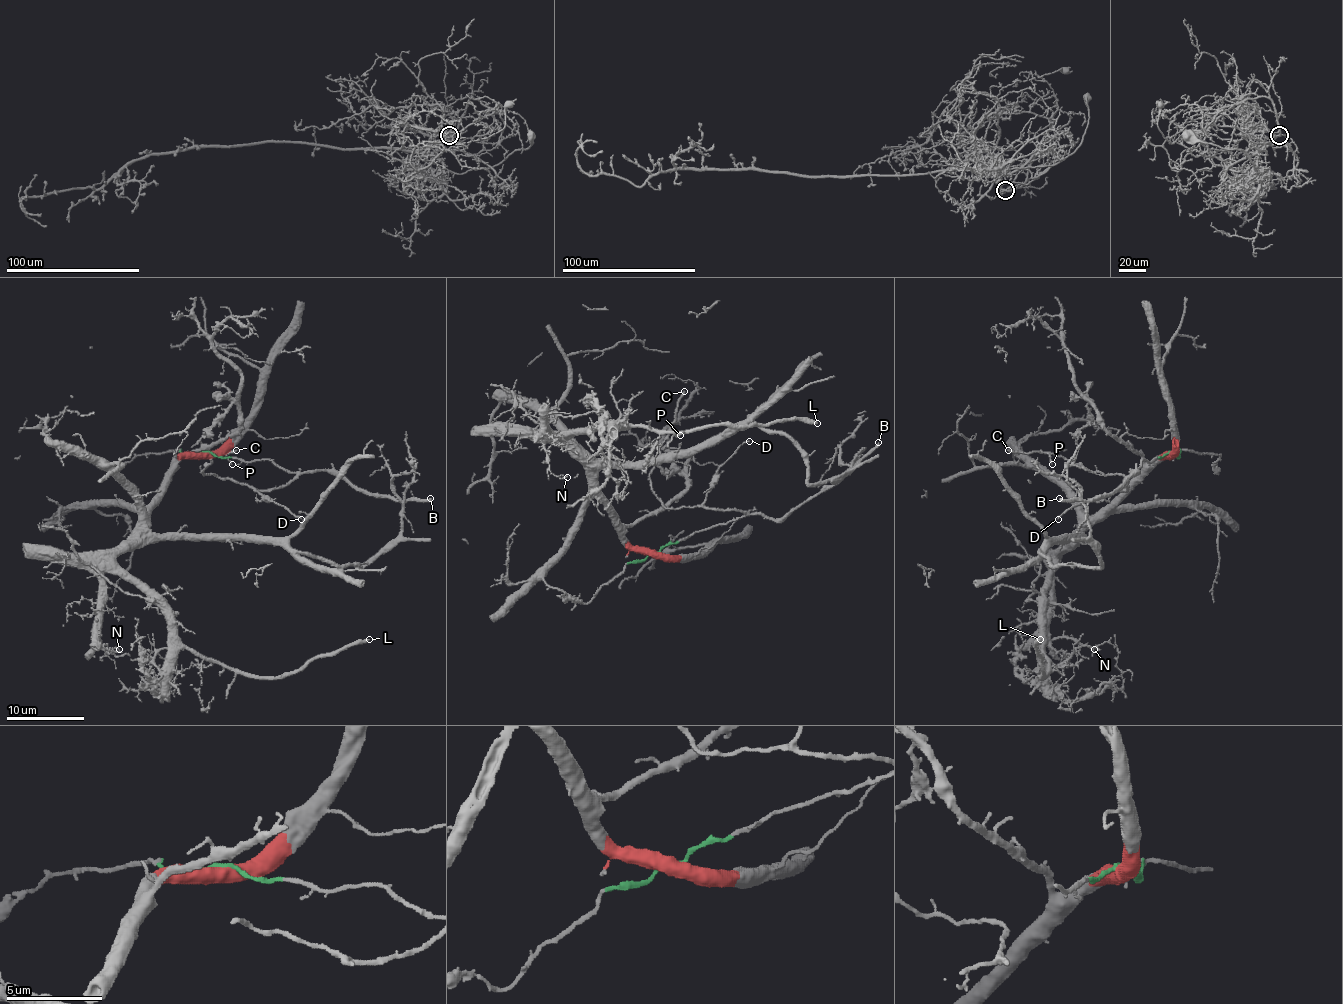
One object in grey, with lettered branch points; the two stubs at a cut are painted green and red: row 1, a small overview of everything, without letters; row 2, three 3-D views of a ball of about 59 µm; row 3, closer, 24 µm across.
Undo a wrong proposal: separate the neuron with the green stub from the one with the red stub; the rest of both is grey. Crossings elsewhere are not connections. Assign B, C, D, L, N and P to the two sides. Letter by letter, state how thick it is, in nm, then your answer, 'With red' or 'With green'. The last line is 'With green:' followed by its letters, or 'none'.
B: Thickness 280 nm. With green
C: Thickness 200 nm. With green
D: Thickness 120 nm. With green
L: Thickness 360 nm. With red
N: Thickness 140 nm. With red
P: Thickness 90 nm. With green
With green: B, C, D, P

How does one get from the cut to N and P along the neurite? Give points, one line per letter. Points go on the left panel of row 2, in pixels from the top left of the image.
N: (205, 453), (186, 453), (178, 461), (151, 517), (104, 574), (104, 612), (92, 638), (119, 649)
P: (205, 451), (244, 461), (267, 459), (296, 474), (285, 484), (254, 490), (201, 471), (217, 453), (232, 465)

